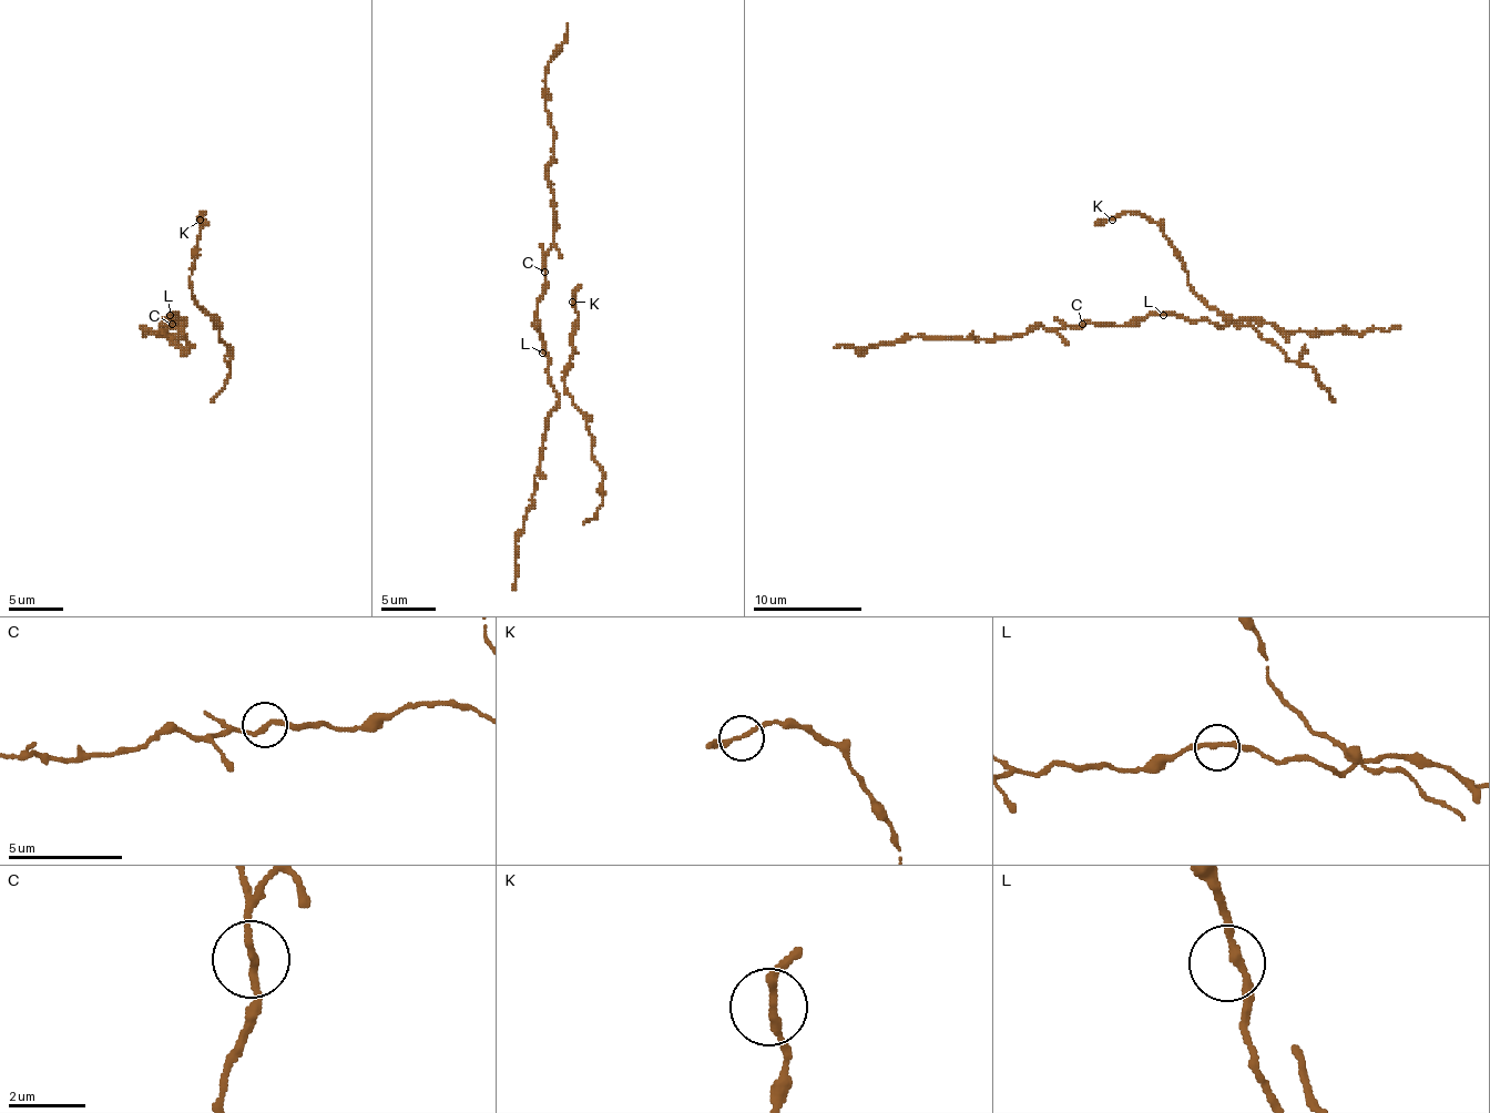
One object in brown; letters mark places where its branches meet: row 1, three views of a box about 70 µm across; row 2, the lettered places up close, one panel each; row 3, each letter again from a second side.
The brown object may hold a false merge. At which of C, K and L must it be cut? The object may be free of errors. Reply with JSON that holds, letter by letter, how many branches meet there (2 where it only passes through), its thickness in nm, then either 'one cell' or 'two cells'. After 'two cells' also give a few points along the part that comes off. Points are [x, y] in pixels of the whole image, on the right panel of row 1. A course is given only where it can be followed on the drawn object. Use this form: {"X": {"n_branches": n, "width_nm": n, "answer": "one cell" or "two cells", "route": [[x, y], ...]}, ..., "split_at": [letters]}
{"C": {"n_branches": 2, "width_nm": 180, "answer": "two cells", "route": [[1082, 323], [1052, 328], [1032, 326], [1011, 337], [989, 339], [902, 337], [867, 347], [834, 347]]}, "K": {"n_branches": 2, "width_nm": 180, "answer": "one cell"}, "L": {"n_branches": 2, "width_nm": 190, "answer": "one cell"}, "split_at": ["C"]}

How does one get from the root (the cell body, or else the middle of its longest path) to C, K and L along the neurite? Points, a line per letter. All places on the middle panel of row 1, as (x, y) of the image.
C: (537, 309), (546, 272)
K: (537, 309), (551, 386), (559, 397), (570, 397), (562, 377), (567, 375), (578, 317), (572, 302)
L: (537, 309), (542, 353)

